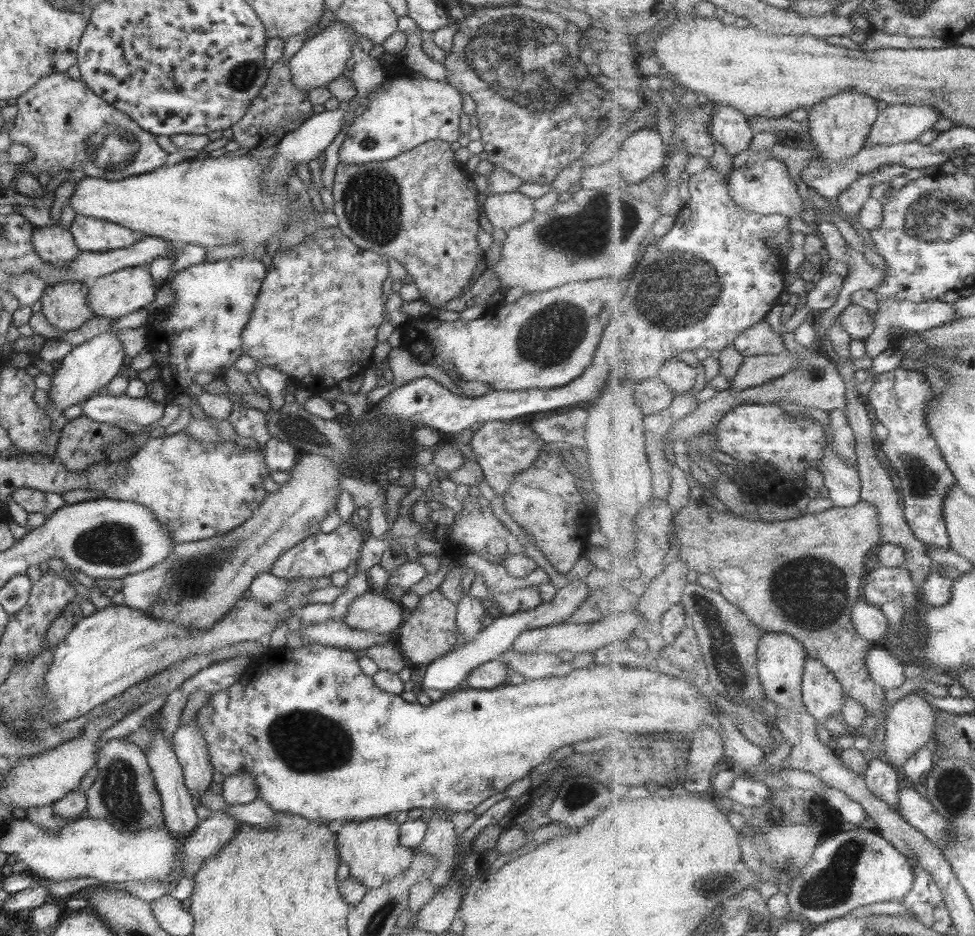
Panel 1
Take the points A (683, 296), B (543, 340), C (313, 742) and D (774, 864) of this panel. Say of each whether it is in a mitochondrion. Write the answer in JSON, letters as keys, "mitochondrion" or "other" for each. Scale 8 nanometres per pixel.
{"A":"mitochondrion","B":"mitochondrion","C":"mitochondrion","D":"mitochondrion"}

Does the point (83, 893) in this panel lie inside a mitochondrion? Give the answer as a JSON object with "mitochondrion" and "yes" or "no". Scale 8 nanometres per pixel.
{"mitochondrion":"no"}

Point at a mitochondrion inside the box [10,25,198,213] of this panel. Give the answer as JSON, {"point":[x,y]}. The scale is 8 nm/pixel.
{"point":[114,149]}

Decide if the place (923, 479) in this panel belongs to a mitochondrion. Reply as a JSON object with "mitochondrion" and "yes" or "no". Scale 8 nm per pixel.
{"mitochondrion":"yes"}

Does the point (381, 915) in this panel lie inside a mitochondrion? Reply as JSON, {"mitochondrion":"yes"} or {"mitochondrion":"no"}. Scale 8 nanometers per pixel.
{"mitochondrion":"yes"}

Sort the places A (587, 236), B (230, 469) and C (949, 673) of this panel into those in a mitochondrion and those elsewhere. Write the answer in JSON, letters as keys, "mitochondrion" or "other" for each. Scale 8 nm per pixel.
{"A":"mitochondrion","B":"other","C":"other"}

